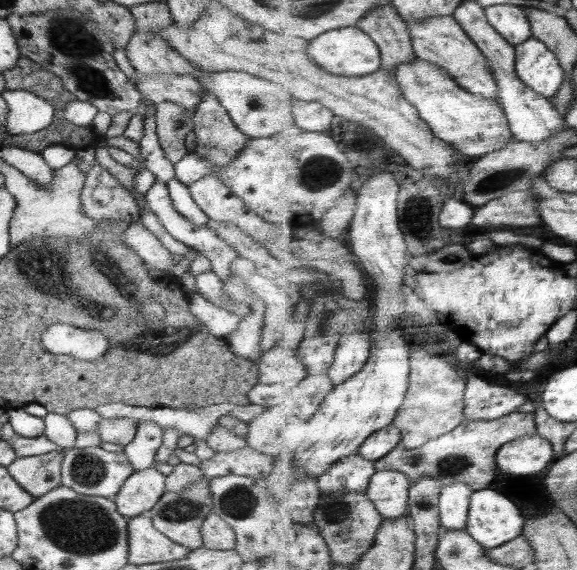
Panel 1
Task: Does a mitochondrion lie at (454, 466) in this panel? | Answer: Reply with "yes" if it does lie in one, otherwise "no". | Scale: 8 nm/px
yes

